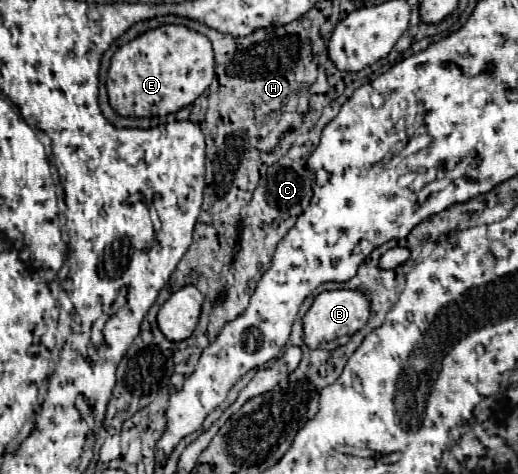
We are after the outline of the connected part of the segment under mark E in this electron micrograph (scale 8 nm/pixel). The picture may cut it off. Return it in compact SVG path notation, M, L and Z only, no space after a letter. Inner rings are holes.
M161 26L121 46L107 74L111 108L125 118L167 116L193 104L213 80L211 42L185 26Z

